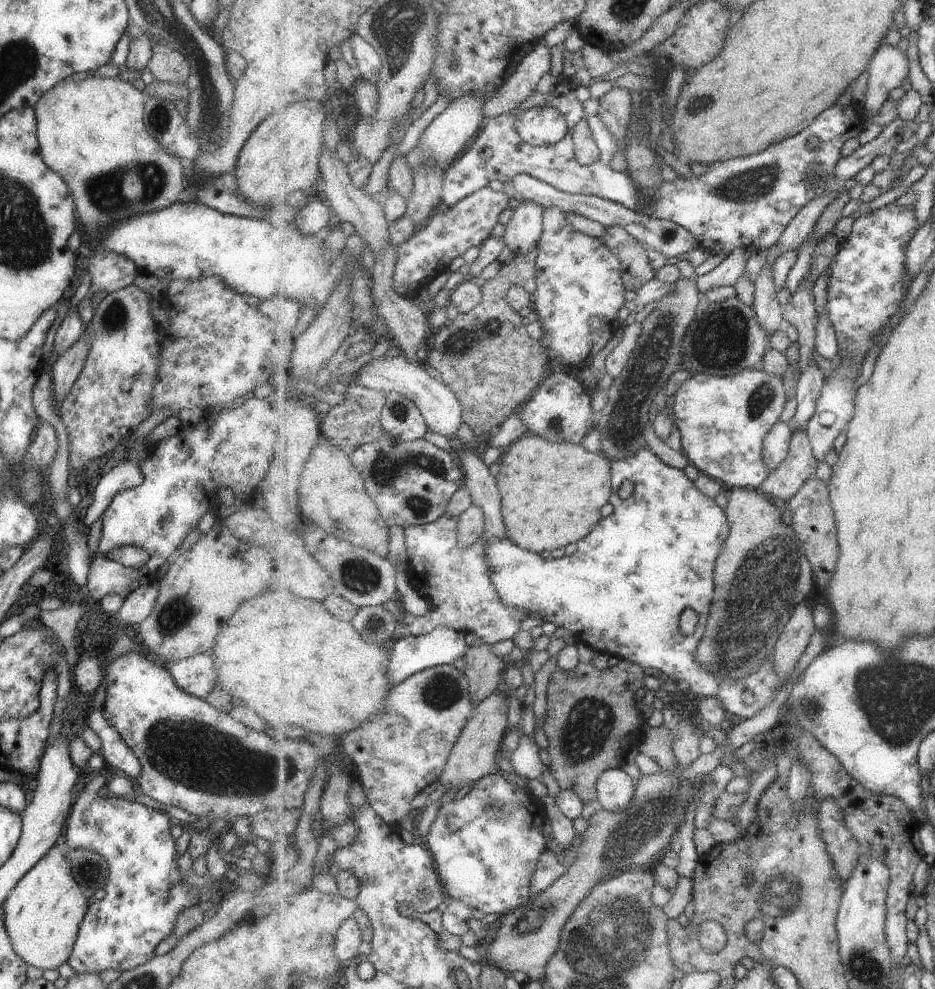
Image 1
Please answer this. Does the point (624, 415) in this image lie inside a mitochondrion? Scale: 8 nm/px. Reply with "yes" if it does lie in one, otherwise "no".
yes

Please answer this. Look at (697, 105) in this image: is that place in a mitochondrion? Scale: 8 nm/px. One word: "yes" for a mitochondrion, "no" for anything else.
yes

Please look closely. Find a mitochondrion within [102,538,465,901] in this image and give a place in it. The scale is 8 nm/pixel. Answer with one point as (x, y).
(193, 753)

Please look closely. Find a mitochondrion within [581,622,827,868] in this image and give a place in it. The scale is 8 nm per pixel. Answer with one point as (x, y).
(807, 707)

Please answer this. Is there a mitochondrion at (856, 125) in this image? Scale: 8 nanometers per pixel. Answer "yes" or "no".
no

